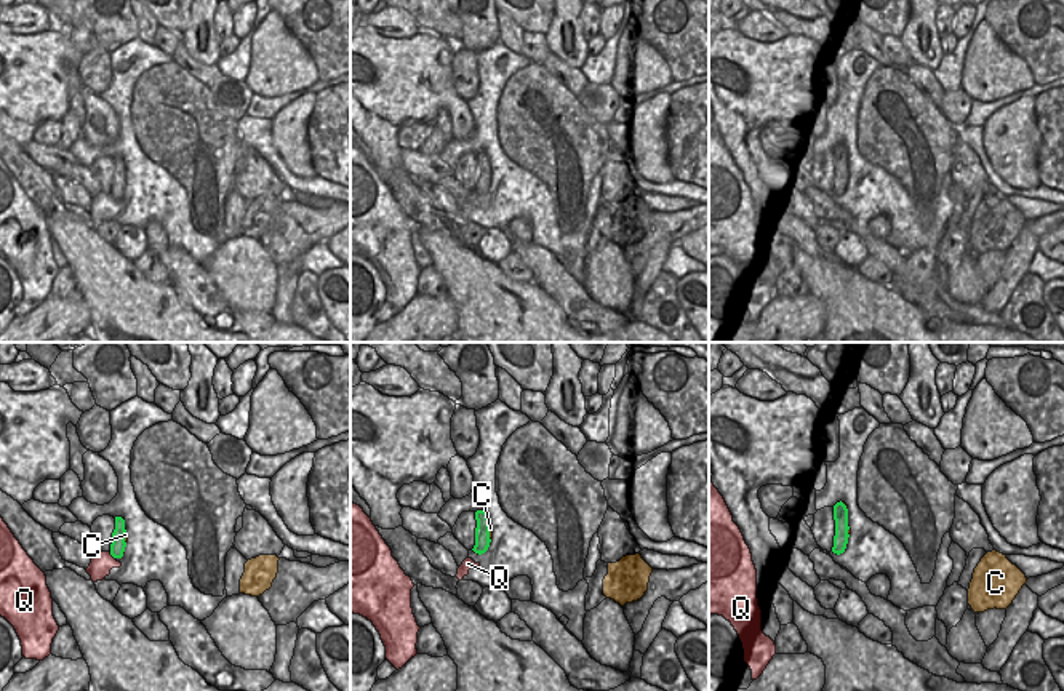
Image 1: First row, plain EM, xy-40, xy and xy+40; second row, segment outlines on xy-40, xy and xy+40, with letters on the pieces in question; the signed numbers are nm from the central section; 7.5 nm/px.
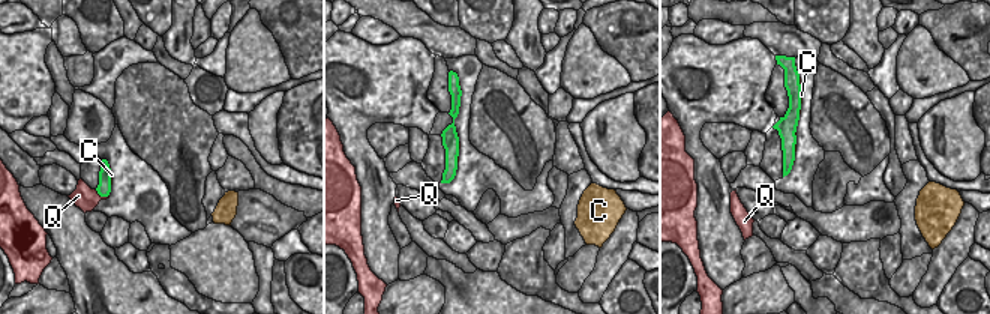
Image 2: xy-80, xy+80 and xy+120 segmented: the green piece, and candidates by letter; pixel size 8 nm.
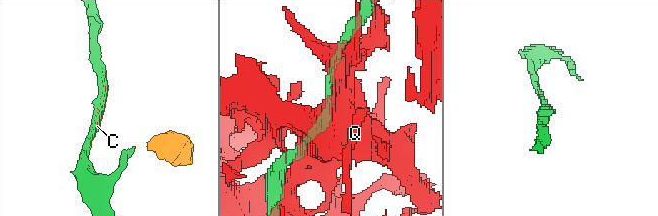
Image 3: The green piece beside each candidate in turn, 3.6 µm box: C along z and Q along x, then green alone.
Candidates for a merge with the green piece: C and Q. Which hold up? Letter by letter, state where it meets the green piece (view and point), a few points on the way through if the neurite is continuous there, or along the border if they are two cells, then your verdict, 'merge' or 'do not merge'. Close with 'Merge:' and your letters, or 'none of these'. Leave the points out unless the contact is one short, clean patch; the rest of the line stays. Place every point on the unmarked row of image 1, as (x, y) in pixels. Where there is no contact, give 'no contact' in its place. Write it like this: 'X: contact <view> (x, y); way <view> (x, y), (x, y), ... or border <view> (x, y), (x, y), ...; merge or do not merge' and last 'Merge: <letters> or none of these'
C: contact xy (488, 175); merge
Q: contact xy-40 (111, 195); do not merge
Merge: C

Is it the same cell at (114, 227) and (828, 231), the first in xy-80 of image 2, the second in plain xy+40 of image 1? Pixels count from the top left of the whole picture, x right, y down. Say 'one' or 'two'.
two

